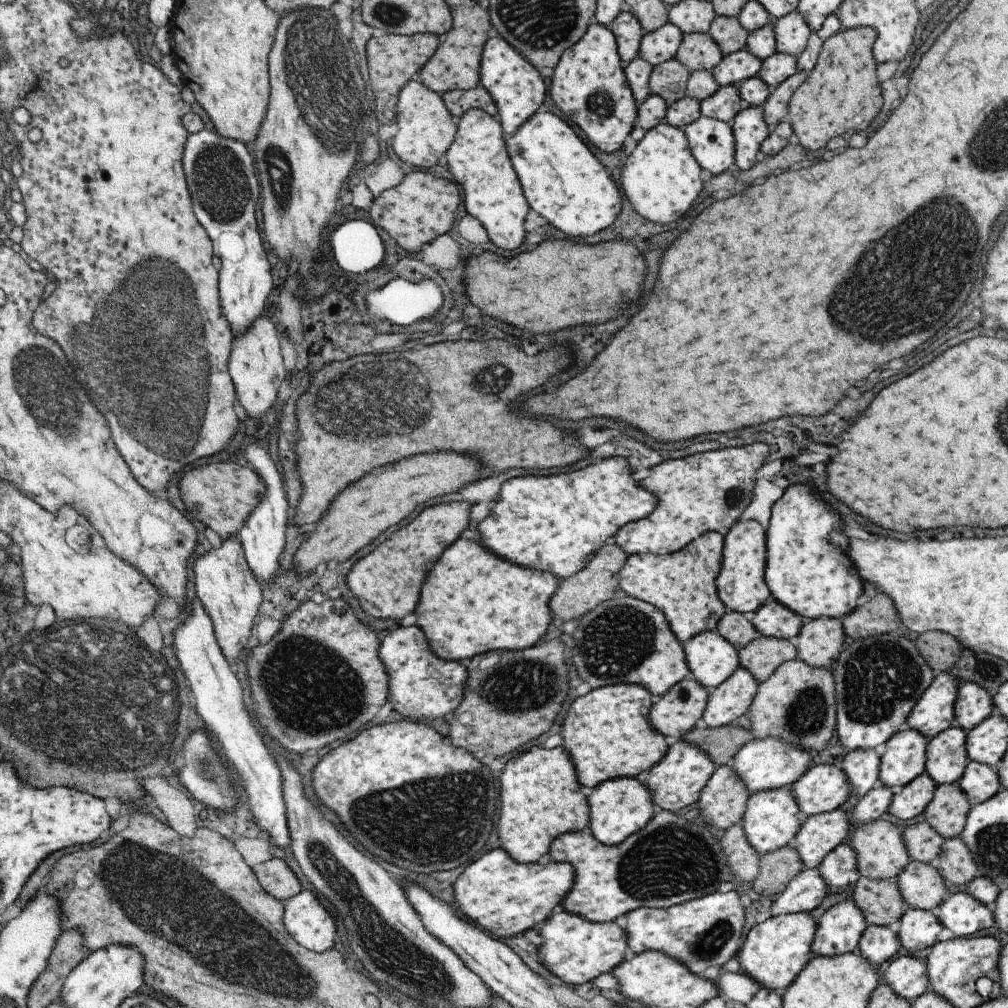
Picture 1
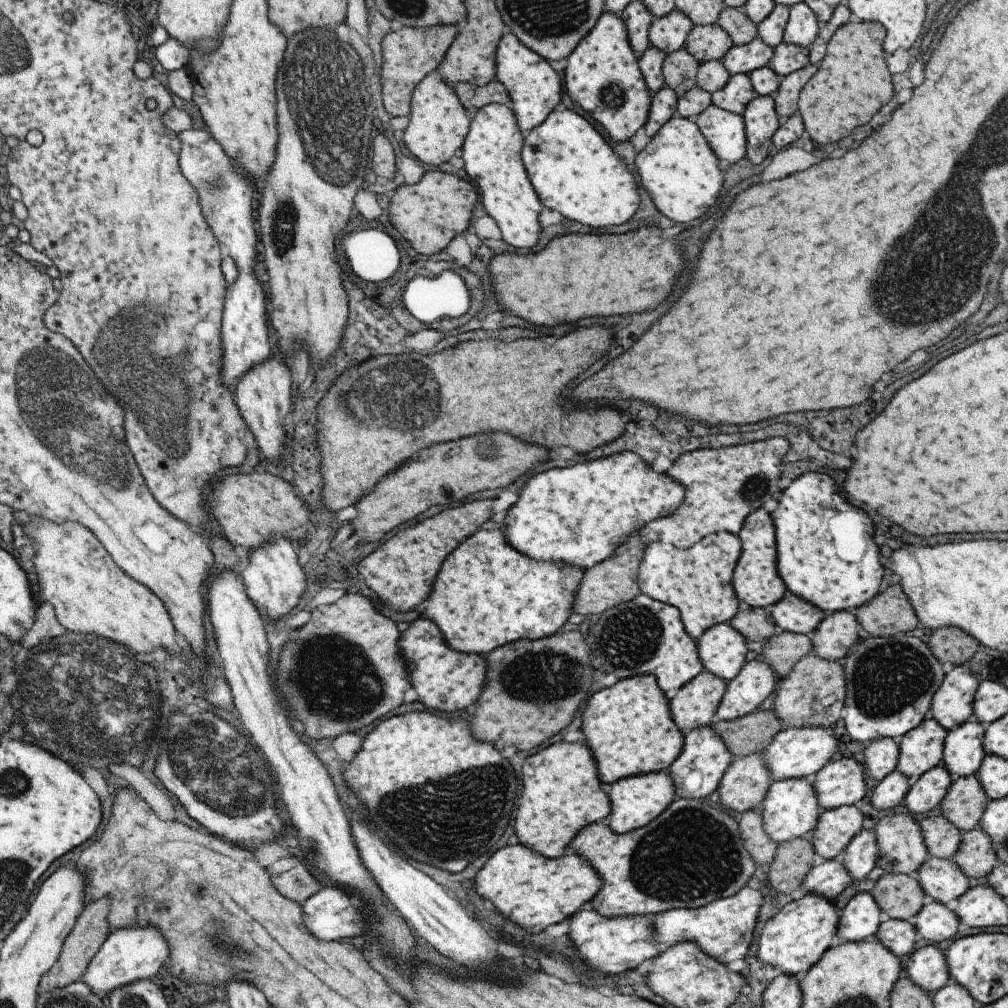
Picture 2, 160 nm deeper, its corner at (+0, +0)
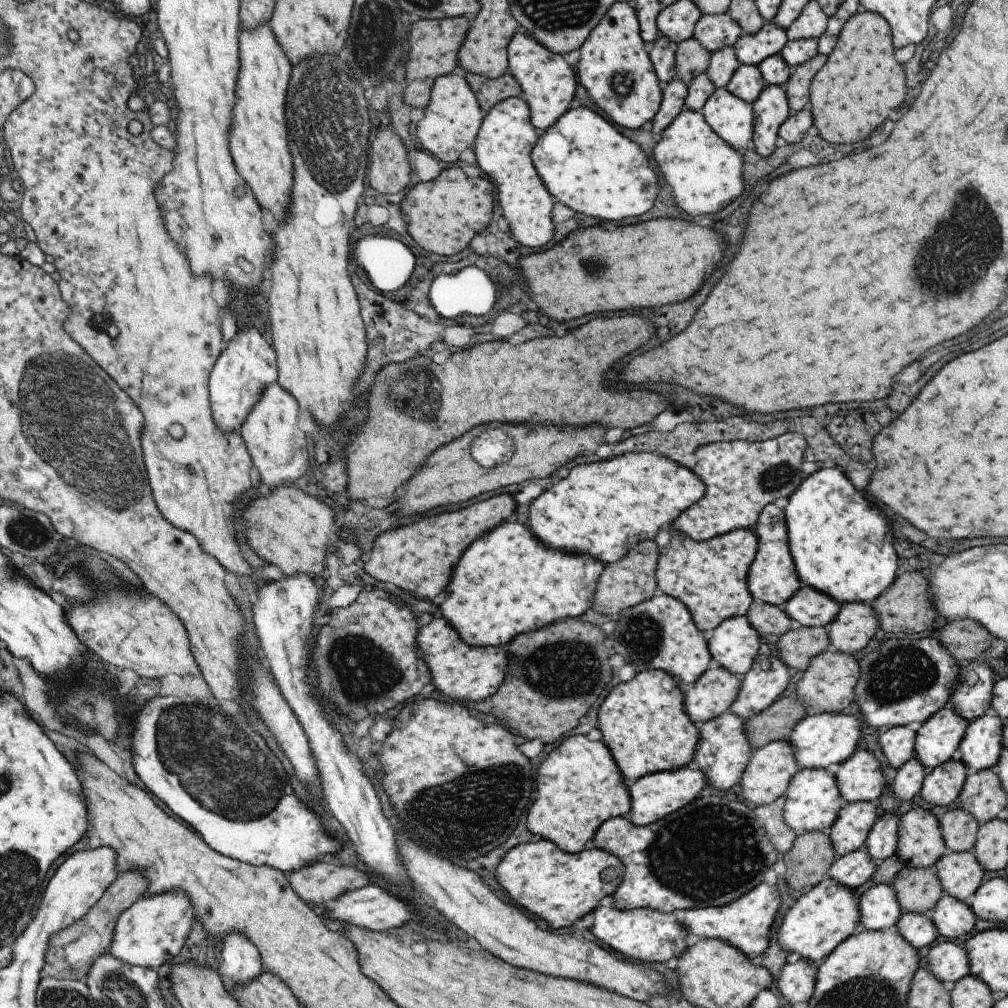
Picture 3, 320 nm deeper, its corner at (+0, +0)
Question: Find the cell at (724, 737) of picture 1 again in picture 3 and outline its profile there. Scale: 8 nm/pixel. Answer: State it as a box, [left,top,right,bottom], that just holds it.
[744,694,806,750]

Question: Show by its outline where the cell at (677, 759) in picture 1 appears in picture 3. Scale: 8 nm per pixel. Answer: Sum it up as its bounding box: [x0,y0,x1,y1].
[690,710,753,792]

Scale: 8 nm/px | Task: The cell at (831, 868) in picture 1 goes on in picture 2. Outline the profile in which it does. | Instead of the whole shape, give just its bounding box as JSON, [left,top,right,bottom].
[838,828,878,882]

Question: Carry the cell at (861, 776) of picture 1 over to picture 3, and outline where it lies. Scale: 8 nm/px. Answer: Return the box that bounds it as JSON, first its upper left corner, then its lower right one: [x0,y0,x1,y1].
[878,726,914,768]

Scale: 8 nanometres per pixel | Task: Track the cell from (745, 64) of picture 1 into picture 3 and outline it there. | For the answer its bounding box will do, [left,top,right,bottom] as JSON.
[732,21,786,65]

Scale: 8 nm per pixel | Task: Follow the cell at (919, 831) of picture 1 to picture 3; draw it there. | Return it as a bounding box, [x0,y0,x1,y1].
[938,808,980,852]

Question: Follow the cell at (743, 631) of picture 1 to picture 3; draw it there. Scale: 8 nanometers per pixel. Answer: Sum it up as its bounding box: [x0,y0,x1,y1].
[746,599,794,636]

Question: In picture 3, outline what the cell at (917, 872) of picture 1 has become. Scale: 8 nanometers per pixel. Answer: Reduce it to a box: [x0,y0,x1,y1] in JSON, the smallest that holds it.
[933,851,984,901]

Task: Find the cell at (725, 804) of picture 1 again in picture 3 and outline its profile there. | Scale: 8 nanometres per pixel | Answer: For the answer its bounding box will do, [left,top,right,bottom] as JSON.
[738,739,799,806]

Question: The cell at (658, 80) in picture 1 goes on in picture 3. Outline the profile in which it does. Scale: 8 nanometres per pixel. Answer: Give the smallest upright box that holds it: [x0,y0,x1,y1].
[674,36,710,84]

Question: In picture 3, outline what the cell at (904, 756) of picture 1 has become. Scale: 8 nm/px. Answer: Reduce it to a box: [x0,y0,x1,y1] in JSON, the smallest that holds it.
[914,704,969,770]

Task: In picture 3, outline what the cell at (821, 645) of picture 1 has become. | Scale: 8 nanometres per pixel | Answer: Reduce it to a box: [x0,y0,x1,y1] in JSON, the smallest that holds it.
[827,603,878,654]

